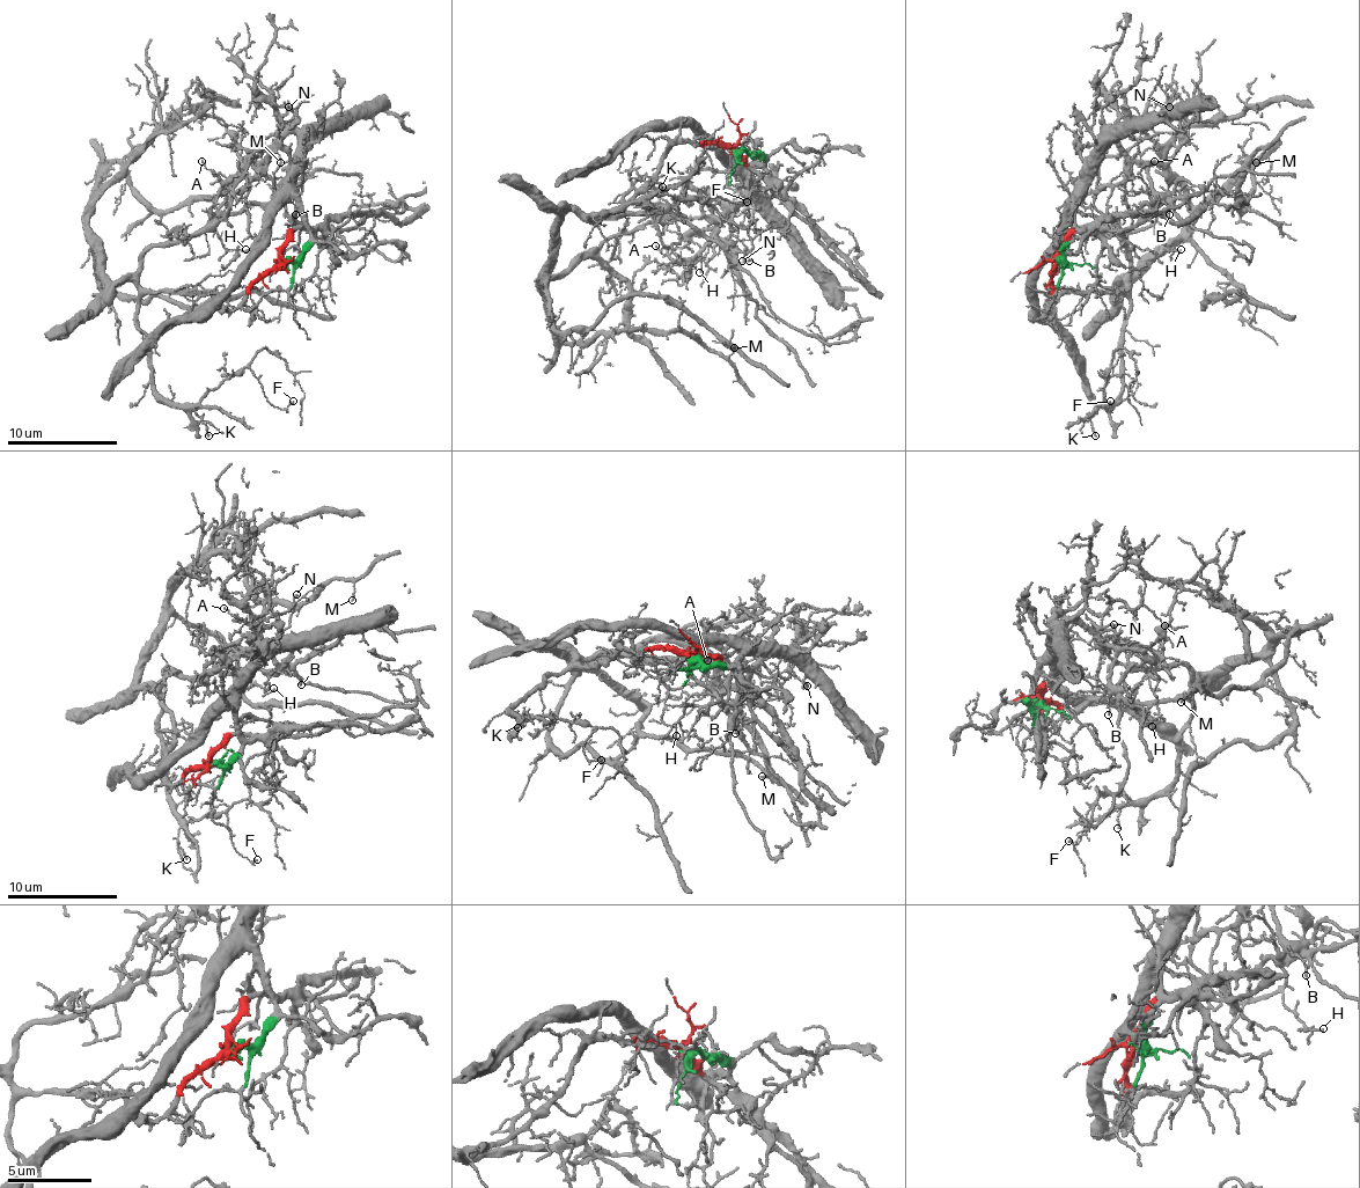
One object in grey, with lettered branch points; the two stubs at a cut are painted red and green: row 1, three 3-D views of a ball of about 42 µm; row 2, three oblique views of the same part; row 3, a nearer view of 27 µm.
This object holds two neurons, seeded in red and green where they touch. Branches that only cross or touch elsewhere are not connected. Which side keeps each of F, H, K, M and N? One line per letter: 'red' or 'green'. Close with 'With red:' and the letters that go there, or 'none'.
F: red
H: red
K: red
M: red
N: green
With red: F, H, K, M

